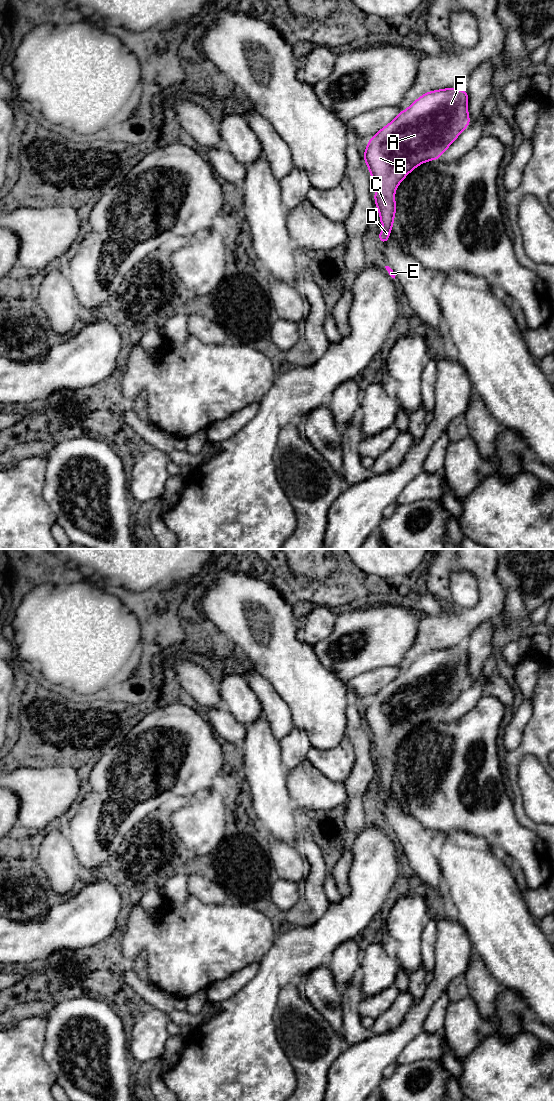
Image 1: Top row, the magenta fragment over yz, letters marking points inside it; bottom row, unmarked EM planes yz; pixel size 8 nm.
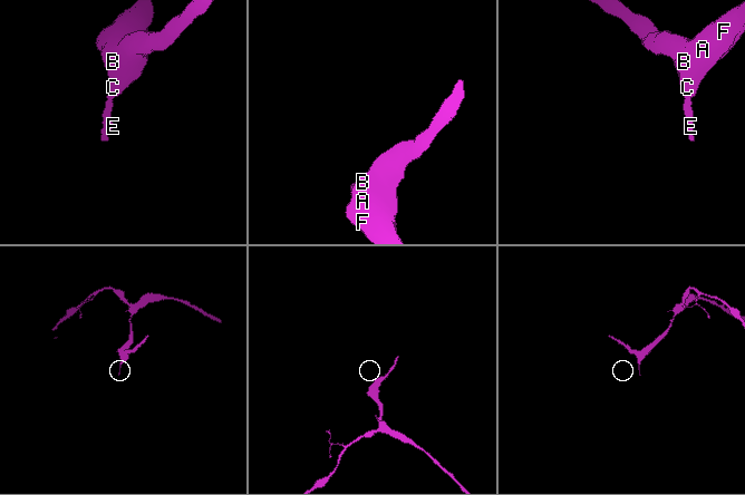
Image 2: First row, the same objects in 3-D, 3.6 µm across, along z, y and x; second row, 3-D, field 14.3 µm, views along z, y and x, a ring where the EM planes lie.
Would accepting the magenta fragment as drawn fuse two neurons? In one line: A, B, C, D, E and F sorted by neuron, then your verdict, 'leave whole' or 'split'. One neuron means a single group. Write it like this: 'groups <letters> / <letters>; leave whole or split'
groups A B C D E F; leave whole

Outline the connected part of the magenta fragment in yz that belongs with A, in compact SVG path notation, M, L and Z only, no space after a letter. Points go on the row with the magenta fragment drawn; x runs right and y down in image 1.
M451 87L421 95L368 140L363 157L375 185L374 201L380 215L379 222L384 225L378 235L381 243L389 240L394 225L397 187L419 165L440 159L469 125L468 92Z

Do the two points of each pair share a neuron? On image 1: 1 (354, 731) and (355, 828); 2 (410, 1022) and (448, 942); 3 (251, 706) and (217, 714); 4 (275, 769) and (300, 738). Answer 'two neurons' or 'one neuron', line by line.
1: one neuron
2: one neuron
3: one neuron
4: two neurons

